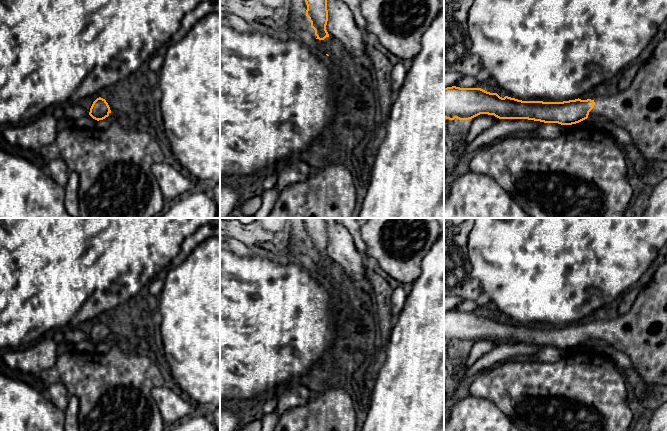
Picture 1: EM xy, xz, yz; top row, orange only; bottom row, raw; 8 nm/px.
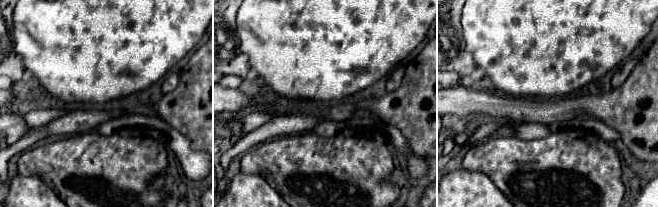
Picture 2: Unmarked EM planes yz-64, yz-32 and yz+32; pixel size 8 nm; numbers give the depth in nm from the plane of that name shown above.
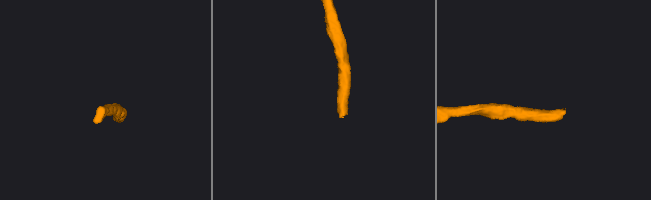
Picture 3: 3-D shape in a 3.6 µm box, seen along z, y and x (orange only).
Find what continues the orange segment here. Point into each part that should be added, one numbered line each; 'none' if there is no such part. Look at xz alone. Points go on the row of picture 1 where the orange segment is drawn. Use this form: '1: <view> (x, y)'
none

